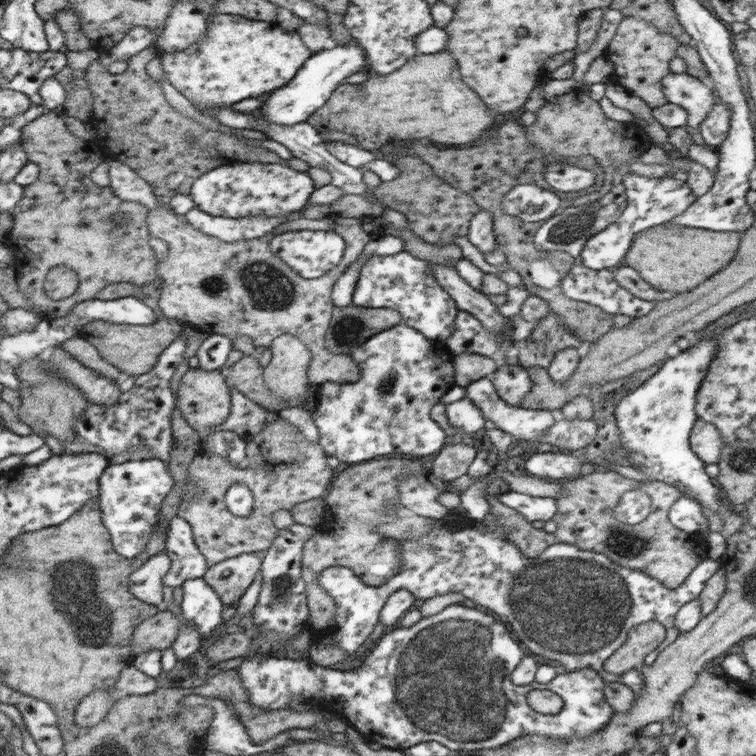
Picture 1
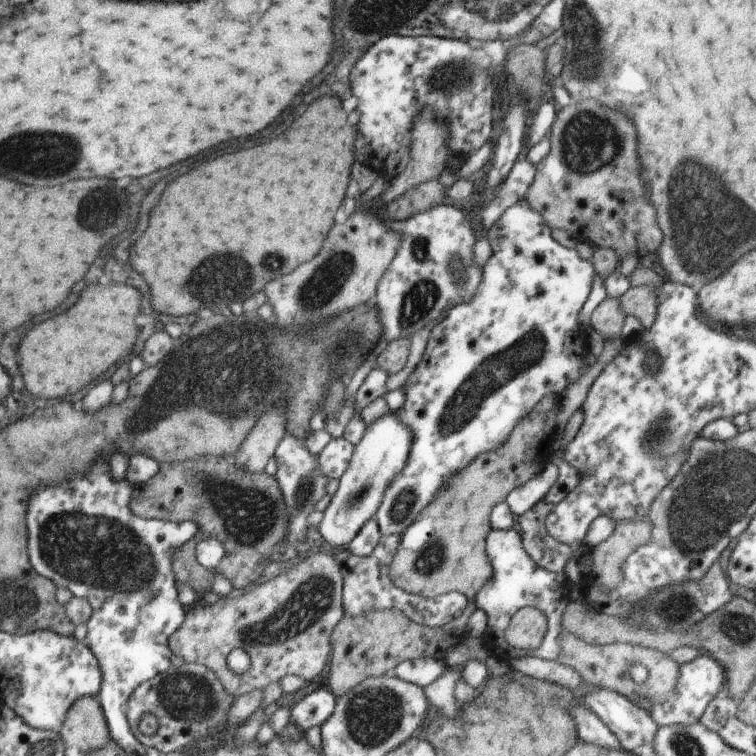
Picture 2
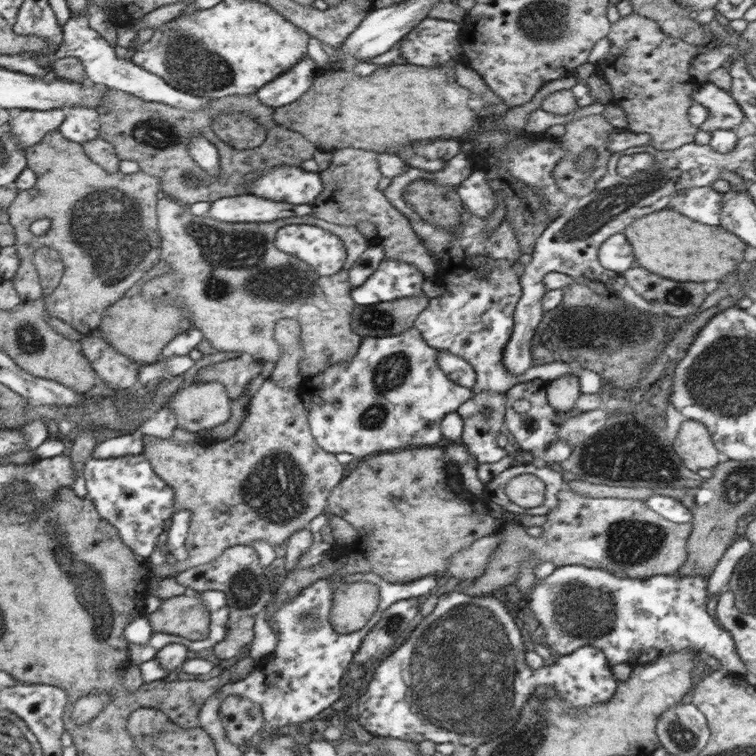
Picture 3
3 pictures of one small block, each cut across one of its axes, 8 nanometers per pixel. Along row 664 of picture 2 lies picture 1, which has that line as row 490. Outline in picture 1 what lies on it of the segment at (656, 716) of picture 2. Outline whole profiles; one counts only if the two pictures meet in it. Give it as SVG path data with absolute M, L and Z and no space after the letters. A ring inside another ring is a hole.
M720 336L699 339L698 343L680 351L673 358L667 357L658 372L648 378L634 392L624 396L614 409L616 427L620 431L620 443L626 451L625 457L631 464L652 481L662 481L679 488L712 513L720 515L723 522L723 536L729 537L744 530L739 515L726 510L727 502L722 502L720 486L704 471L706 464L692 452L689 437L698 420L694 410L696 395L710 369L719 349Z

